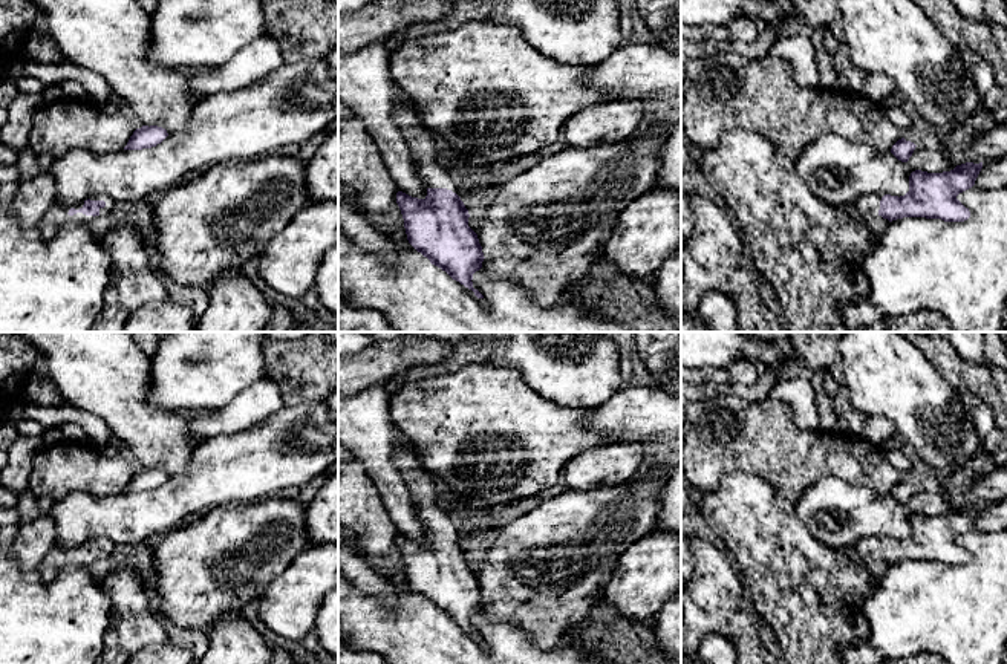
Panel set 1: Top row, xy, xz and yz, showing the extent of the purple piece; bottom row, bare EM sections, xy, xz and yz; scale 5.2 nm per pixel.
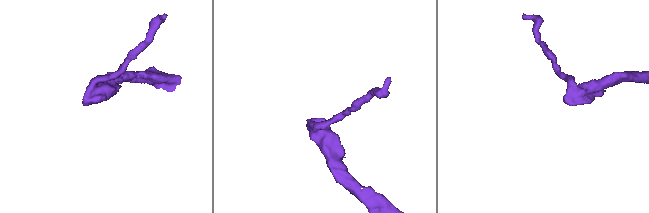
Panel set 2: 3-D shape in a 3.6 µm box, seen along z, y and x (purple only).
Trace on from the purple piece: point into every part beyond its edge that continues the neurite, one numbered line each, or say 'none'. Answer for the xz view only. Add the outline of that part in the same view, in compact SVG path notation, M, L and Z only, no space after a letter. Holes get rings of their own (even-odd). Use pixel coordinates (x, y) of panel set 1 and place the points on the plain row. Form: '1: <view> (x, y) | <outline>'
1: xz (418, 481) | M406 439L395 454L395 467L401 471L413 500L418 503L419 516L427 523L429 531L447 531L459 539L456 525L438 506L432 479L421 465L409 439Z

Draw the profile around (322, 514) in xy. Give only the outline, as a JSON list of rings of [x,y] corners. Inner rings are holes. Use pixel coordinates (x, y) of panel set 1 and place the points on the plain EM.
[[[338,471],[320,480],[306,508],[306,529],[311,545],[338,543]]]

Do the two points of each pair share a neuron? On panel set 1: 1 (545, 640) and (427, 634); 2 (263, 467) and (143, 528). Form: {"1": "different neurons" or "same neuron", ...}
{"1": "different neurons", "2": "same neuron"}

